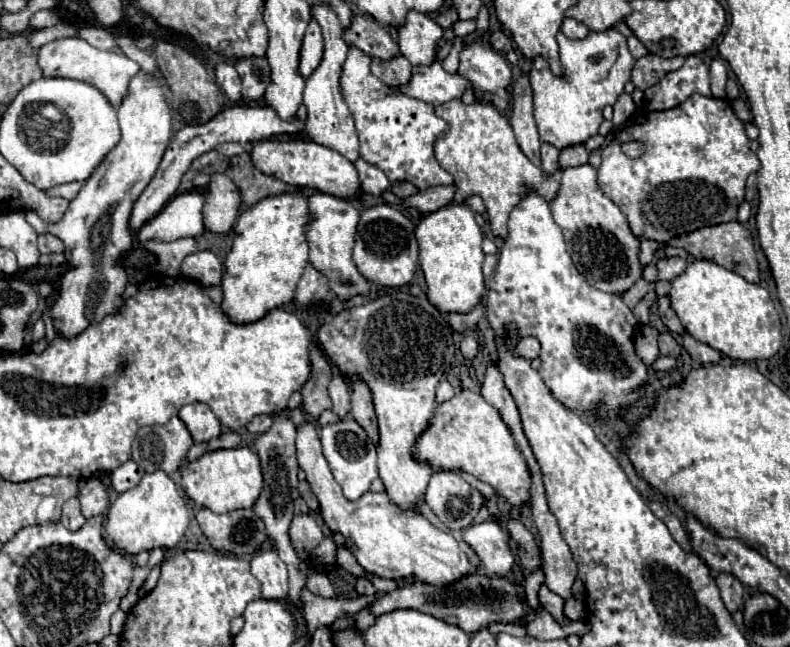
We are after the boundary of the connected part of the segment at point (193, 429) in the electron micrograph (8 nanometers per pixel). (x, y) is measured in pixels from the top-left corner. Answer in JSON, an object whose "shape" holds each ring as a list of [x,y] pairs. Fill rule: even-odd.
{"shape":[[[204,403],[182,405],[178,411],[178,417],[184,421],[184,425],[188,427],[196,443],[206,443],[212,437],[218,437],[222,433],[222,423],[212,413],[212,409]]]}

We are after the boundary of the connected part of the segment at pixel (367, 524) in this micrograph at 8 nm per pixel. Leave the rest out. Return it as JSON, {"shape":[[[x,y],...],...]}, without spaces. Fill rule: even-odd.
{"shape":[[[300,425],[296,437],[296,451],[298,465],[306,473],[306,481],[310,483],[314,495],[320,501],[320,511],[326,527],[346,537],[350,553],[368,573],[378,575],[382,579],[408,579],[410,583],[422,581],[440,587],[478,571],[468,563],[468,557],[458,547],[452,535],[436,529],[418,511],[406,511],[392,505],[386,493],[368,491],[358,501],[348,501],[328,469],[314,425]]]}

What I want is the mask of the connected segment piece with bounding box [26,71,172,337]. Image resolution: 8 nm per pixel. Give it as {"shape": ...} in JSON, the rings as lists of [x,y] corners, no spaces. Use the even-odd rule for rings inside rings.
{"shape":[[[140,71],[130,81],[128,95],[118,107],[118,121],[122,131],[120,143],[84,181],[76,199],[70,201],[66,215],[58,223],[46,225],[34,211],[26,213],[26,221],[36,229],[36,233],[48,231],[60,237],[66,245],[66,261],[70,269],[62,275],[60,295],[50,311],[54,329],[64,337],[74,337],[90,323],[102,321],[106,315],[118,313],[124,307],[126,299],[122,293],[128,285],[128,273],[120,267],[120,261],[124,253],[132,249],[132,229],[128,223],[130,213],[136,199],[154,177],[172,139],[172,117],[162,79]],[[72,265],[82,265],[82,273],[72,273]]]}

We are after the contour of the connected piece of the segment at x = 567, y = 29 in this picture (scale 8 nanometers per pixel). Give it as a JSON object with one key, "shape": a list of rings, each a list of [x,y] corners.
{"shape":[[[564,19],[564,23],[562,23],[562,33],[564,33],[568,39],[584,39],[590,31],[588,31],[588,27],[584,27],[582,23],[578,23],[576,19]]]}

